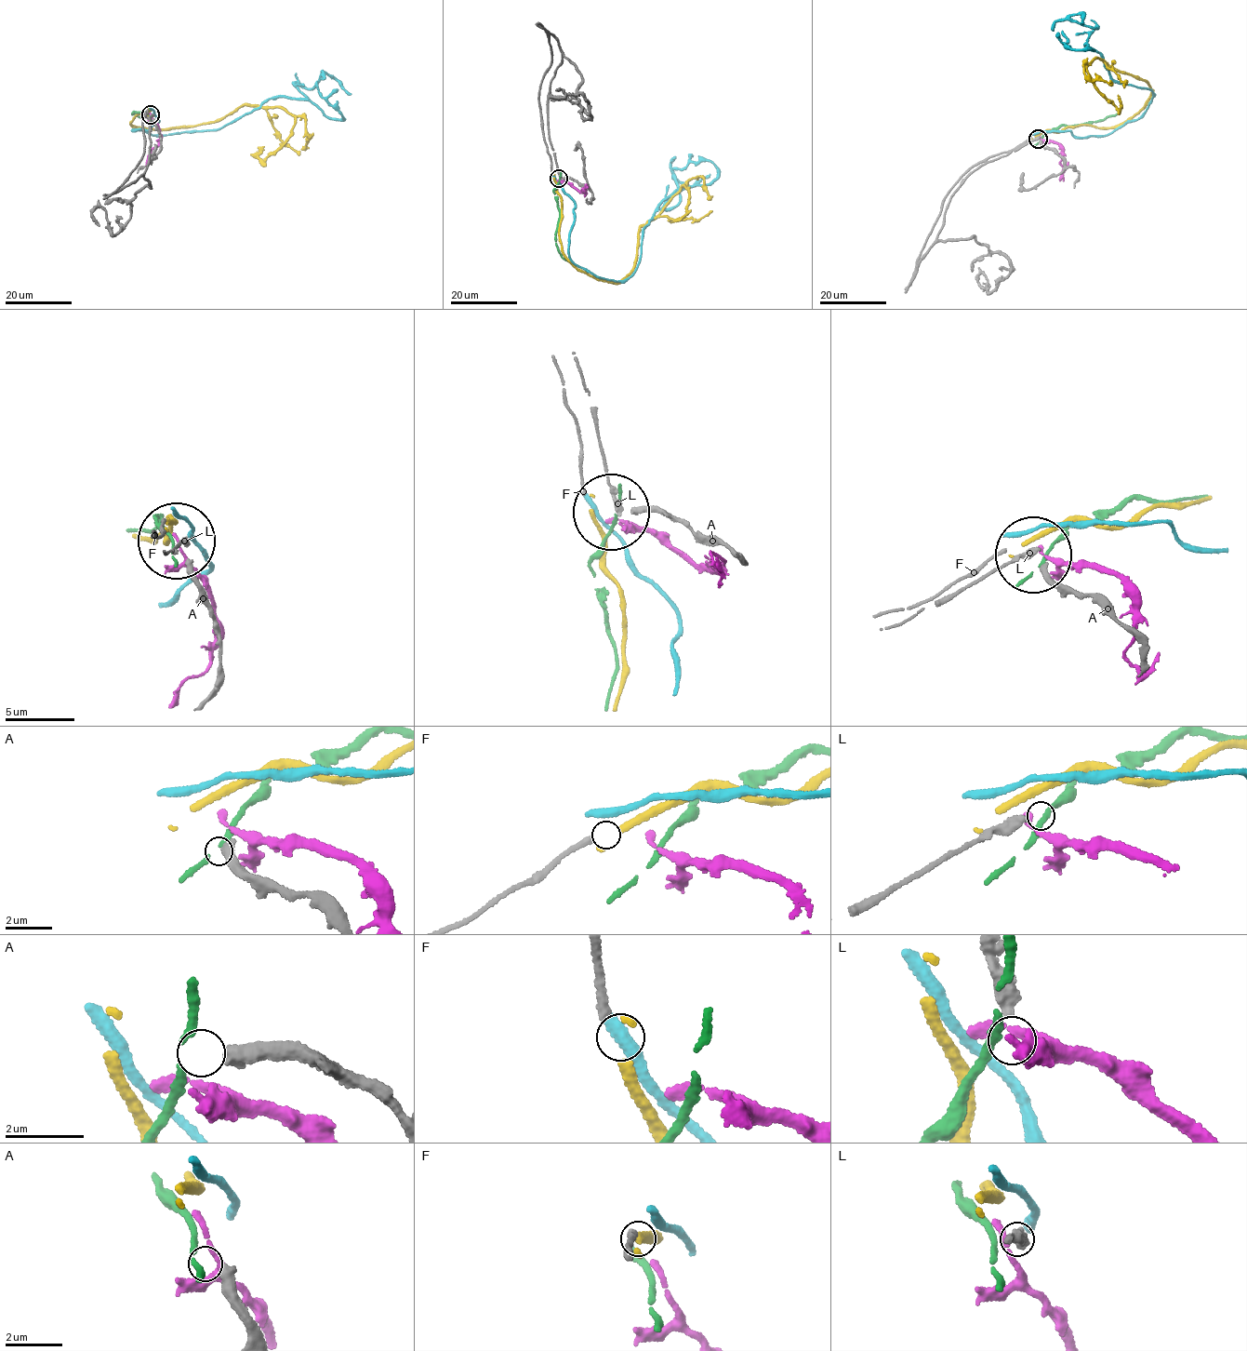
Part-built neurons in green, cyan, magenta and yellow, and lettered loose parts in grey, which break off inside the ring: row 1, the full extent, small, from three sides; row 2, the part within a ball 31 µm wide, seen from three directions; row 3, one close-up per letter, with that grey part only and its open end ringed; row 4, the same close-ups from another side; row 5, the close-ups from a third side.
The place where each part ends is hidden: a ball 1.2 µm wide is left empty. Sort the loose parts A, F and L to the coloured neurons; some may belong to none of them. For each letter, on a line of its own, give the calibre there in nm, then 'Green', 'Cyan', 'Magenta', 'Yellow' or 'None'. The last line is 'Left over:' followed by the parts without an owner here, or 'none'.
A: Thickness 480 nm. None
F: Thickness 240 nm. None
L: Thickness 360 nm. None
Left over: A, F, L

